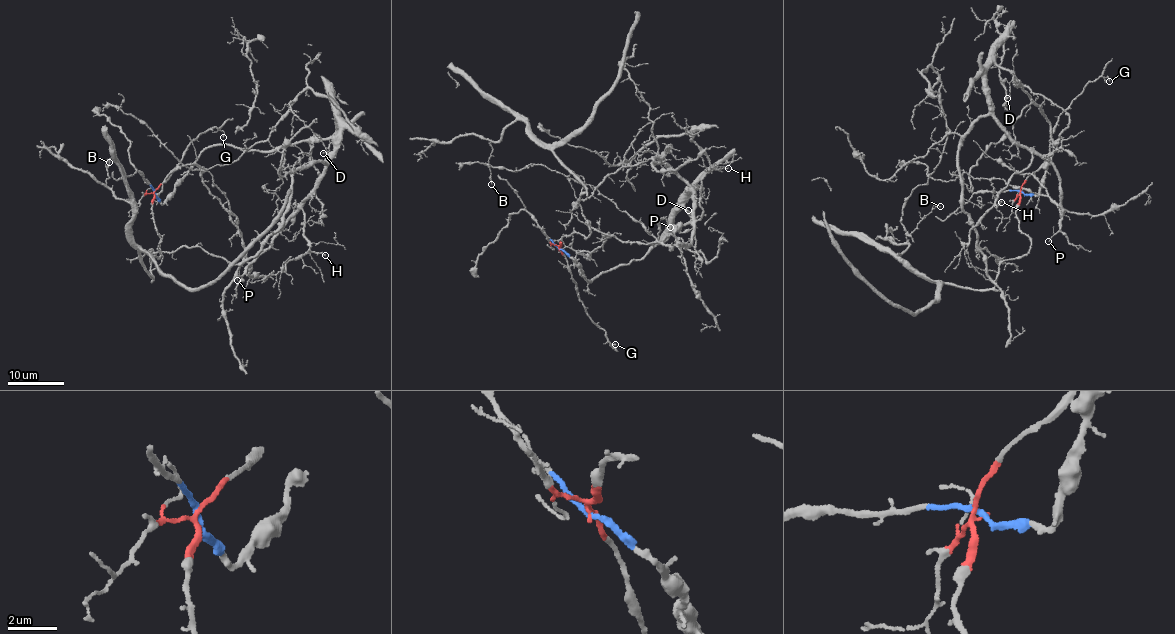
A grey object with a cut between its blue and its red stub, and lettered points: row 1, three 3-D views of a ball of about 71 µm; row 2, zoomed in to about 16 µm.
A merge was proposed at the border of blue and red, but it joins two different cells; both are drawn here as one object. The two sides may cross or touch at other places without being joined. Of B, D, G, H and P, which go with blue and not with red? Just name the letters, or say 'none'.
D, H, P

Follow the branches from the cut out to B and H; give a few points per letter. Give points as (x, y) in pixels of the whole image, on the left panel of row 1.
B: (154, 192), (160, 255), (153, 277), (131, 228), (129, 204), (106, 185), (108, 162)
H: (154, 192), (163, 203), (206, 149), (328, 138), (338, 117), (340, 145), (303, 209), (309, 249), (325, 255)

